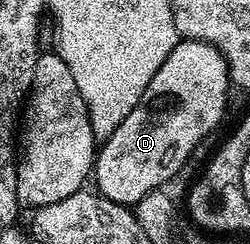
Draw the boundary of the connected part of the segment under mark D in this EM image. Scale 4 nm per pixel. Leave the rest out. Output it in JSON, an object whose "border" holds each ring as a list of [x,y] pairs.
{"border":[[[191,40],[177,41],[176,47],[162,60],[162,68],[154,72],[146,92],[142,92],[142,100],[114,128],[112,135],[103,139],[94,163],[95,189],[105,202],[117,202],[120,206],[135,207],[142,196],[151,190],[167,187],[167,182],[183,168],[188,157],[196,150],[196,145],[219,124],[228,110],[228,60],[209,42],[193,42]]]}

